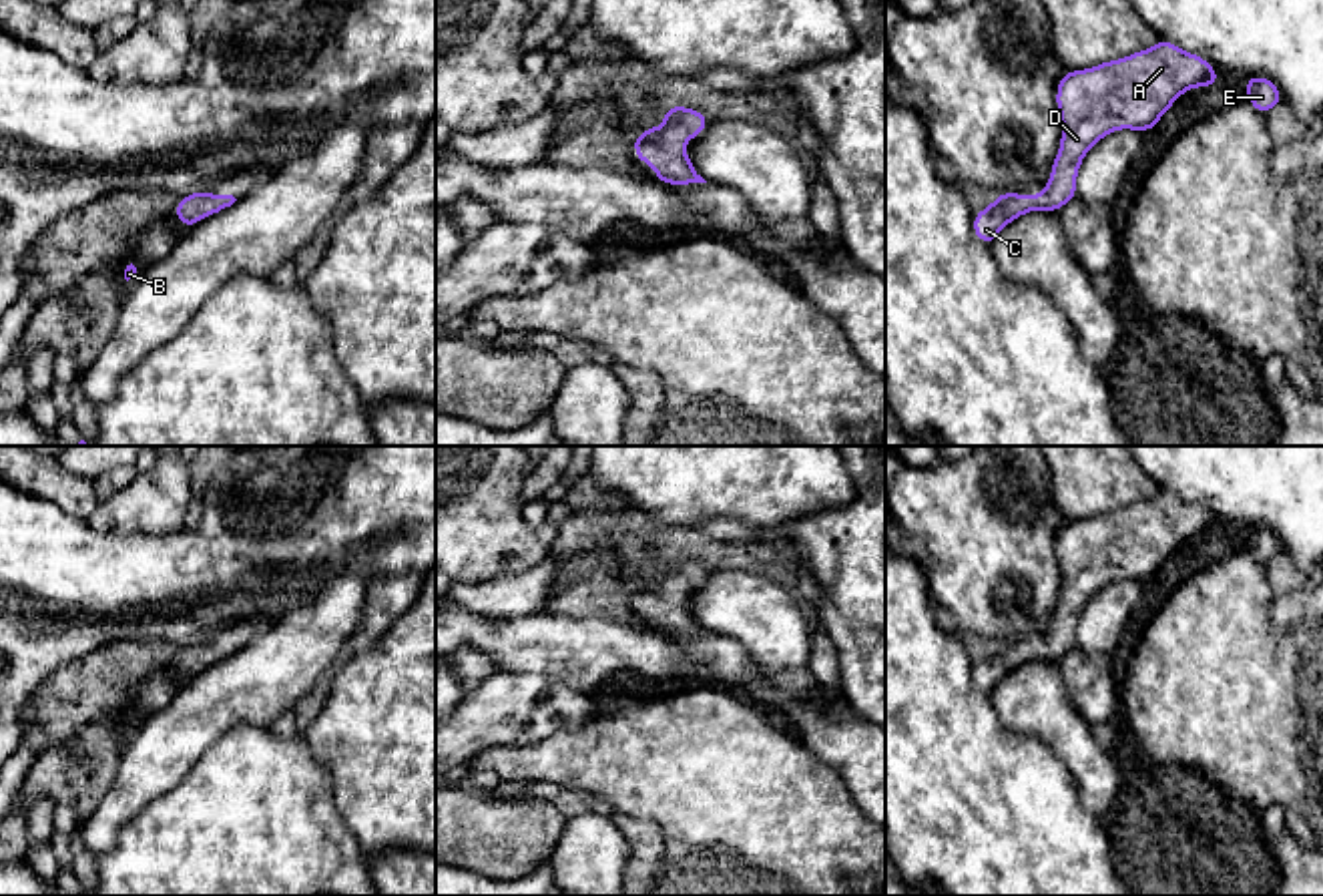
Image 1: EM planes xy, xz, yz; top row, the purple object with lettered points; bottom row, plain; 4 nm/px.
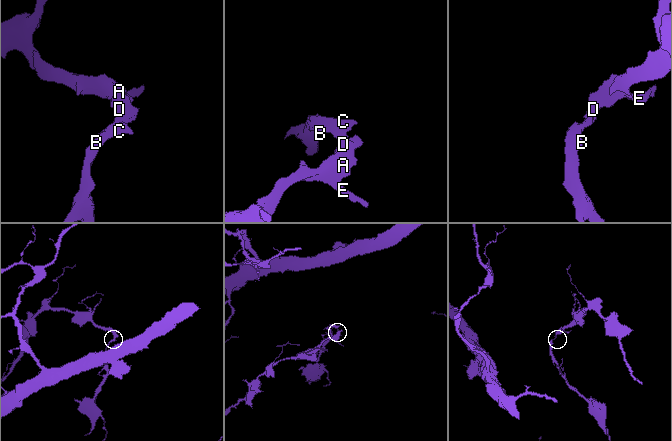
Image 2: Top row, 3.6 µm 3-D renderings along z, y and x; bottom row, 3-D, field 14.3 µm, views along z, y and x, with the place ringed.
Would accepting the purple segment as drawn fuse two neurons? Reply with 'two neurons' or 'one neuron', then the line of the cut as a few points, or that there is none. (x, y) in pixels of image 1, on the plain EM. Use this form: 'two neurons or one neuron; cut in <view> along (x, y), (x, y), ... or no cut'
one neuron; no cut

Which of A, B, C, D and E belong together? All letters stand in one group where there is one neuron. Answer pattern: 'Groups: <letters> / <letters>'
Groups: A B C D E

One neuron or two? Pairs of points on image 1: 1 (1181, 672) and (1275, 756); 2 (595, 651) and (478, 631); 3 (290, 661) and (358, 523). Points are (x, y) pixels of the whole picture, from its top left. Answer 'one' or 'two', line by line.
1: one
2: one
3: two

